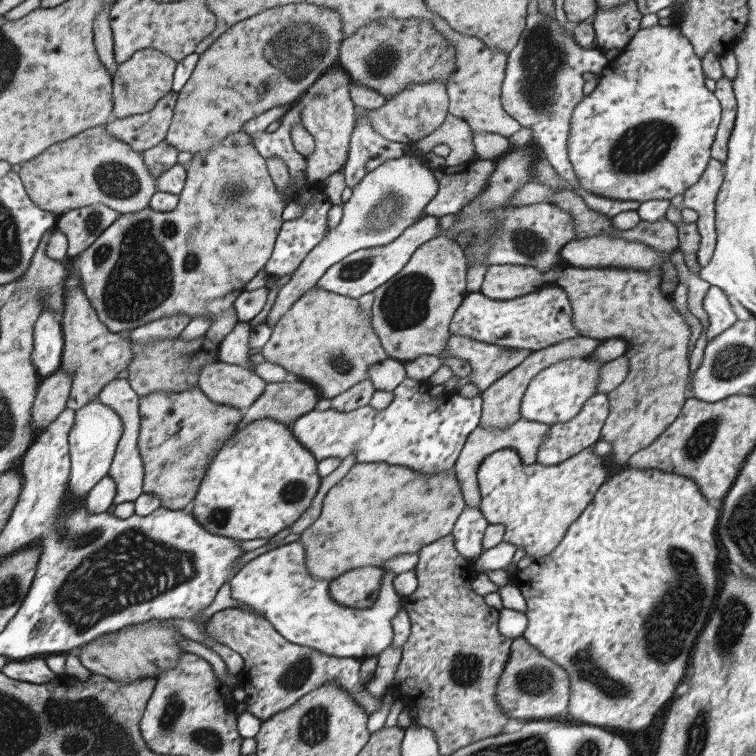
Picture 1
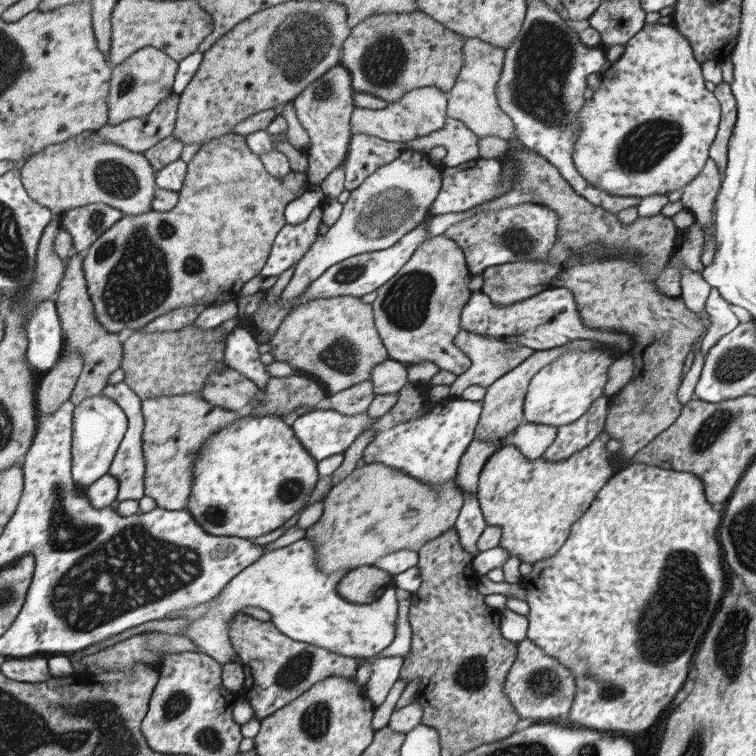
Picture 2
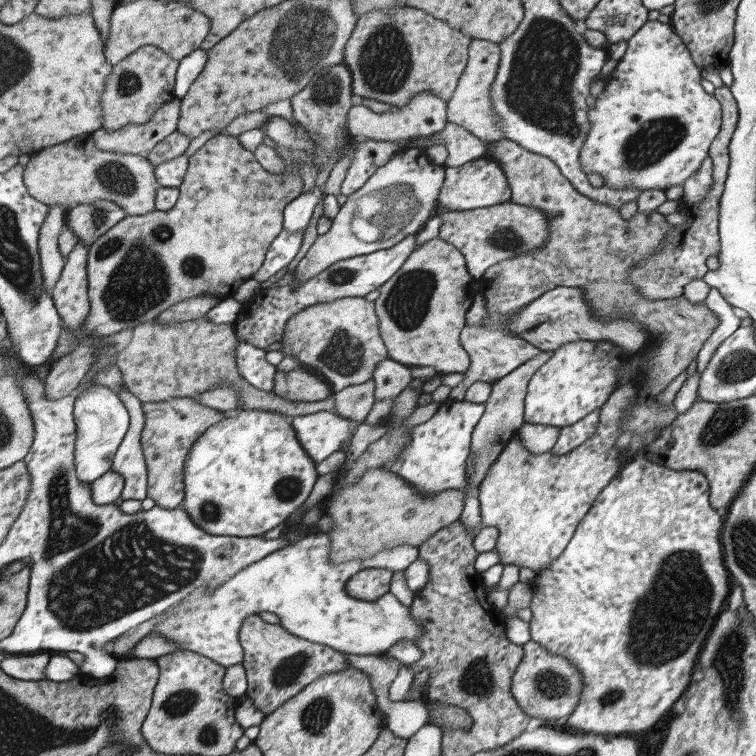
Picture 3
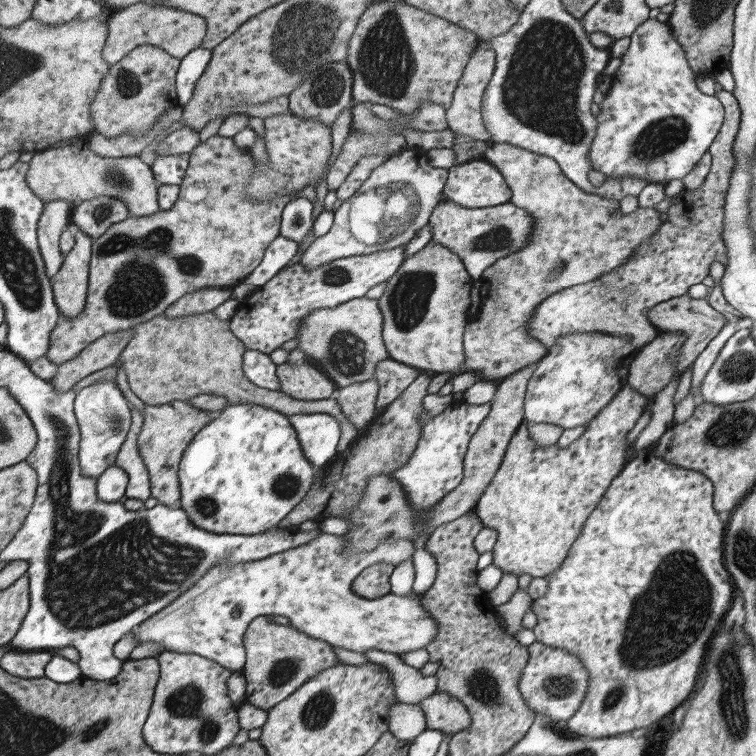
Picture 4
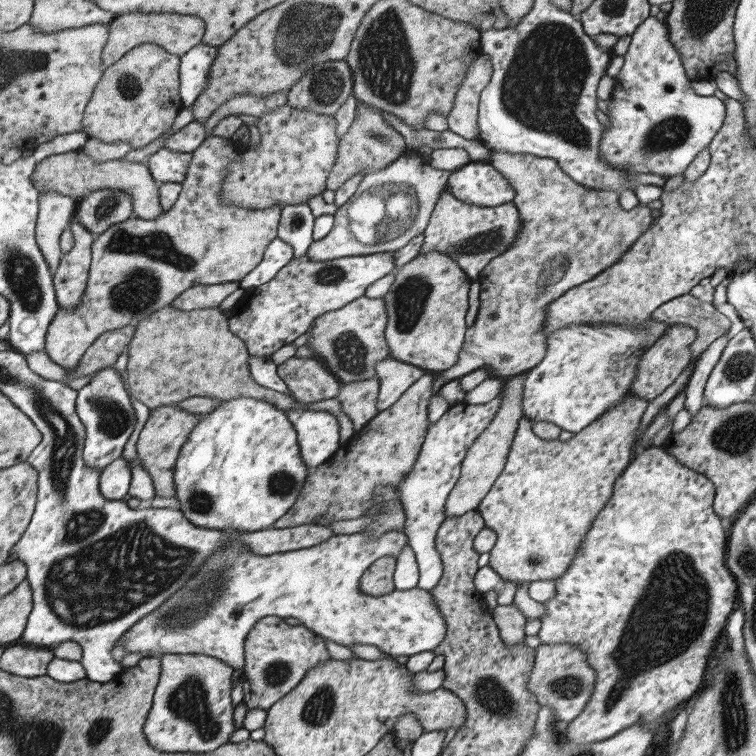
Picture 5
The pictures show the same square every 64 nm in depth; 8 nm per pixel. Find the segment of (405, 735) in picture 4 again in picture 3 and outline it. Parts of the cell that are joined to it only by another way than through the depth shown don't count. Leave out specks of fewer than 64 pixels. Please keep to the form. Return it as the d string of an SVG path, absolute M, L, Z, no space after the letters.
M345 654L345 656L349 660L349 664L351 664L351 668L361 670L361 672L365 672L371 678L371 686L373 686L373 694L375 694L375 704L379 706L381 712L385 712L385 722L383 722L385 730L389 730L397 738L405 738L405 740L413 738L413 734L421 726L427 724L429 712L425 710L425 702L421 702L421 700L417 700L417 702L413 702L413 700L411 702L389 702L389 686L397 678L397 672L399 672L399 668L403 664L399 660L395 660L395 658L383 660L379 656L359 656L359 654Z

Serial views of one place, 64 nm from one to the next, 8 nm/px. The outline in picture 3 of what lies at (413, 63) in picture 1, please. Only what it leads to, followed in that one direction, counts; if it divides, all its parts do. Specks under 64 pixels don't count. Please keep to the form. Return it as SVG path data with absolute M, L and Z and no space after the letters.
M409 6L371 10L371 12L359 16L359 20L355 22L355 28L345 44L345 52L343 52L343 64L351 72L353 98L355 100L371 98L377 102L391 104L393 108L401 108L401 106L407 106L415 94L433 92L435 96L439 96L447 102L451 98L451 94L455 92L457 82L467 66L469 44L471 44L469 36L451 28L449 24L443 24L441 20L431 18L423 10L409 8Z

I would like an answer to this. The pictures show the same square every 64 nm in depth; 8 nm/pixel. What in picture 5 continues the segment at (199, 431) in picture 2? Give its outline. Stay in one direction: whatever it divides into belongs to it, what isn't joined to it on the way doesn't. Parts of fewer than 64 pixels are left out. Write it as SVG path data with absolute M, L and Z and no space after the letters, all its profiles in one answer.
M169 404L169 406L149 410L147 422L143 424L143 428L139 432L135 450L141 460L141 466L153 480L155 498L163 498L163 500L175 498L175 482L173 482L175 462L177 462L179 450L183 448L183 444L187 442L187 436L193 432L193 428L199 424L199 420L201 420L201 416L179 408L179 404Z

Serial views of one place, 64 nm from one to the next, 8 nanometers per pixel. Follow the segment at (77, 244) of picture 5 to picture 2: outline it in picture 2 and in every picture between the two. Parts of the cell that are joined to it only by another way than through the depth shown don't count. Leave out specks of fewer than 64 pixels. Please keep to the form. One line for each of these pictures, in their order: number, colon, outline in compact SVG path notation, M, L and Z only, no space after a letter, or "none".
2: M83 252L69 256L69 260L65 262L65 276L59 280L59 286L53 294L53 304L57 308L61 330L63 330L63 336L65 336L61 356L71 356L71 352L79 352L79 356L83 360L81 374L77 378L77 384L75 384L71 398L69 398L73 406L79 406L89 396L101 394L103 388L107 386L105 384L107 376L111 372L119 370L121 356L123 356L123 344L121 344L119 336L107 332L95 320L93 304L89 302L89 296L87 296L87 284L85 284L85 276L83 276L83 270L81 270L81 262L83 262Z
3: M77 242L71 254L65 258L61 276L51 290L51 300L61 318L61 326L71 332L77 332L89 314L87 258L89 246Z
4: M73 230L75 244L69 254L63 256L61 268L51 280L53 304L59 314L65 318L75 318L85 308L87 280L89 280L89 262L91 262L91 244L93 240L83 236L79 230Z

